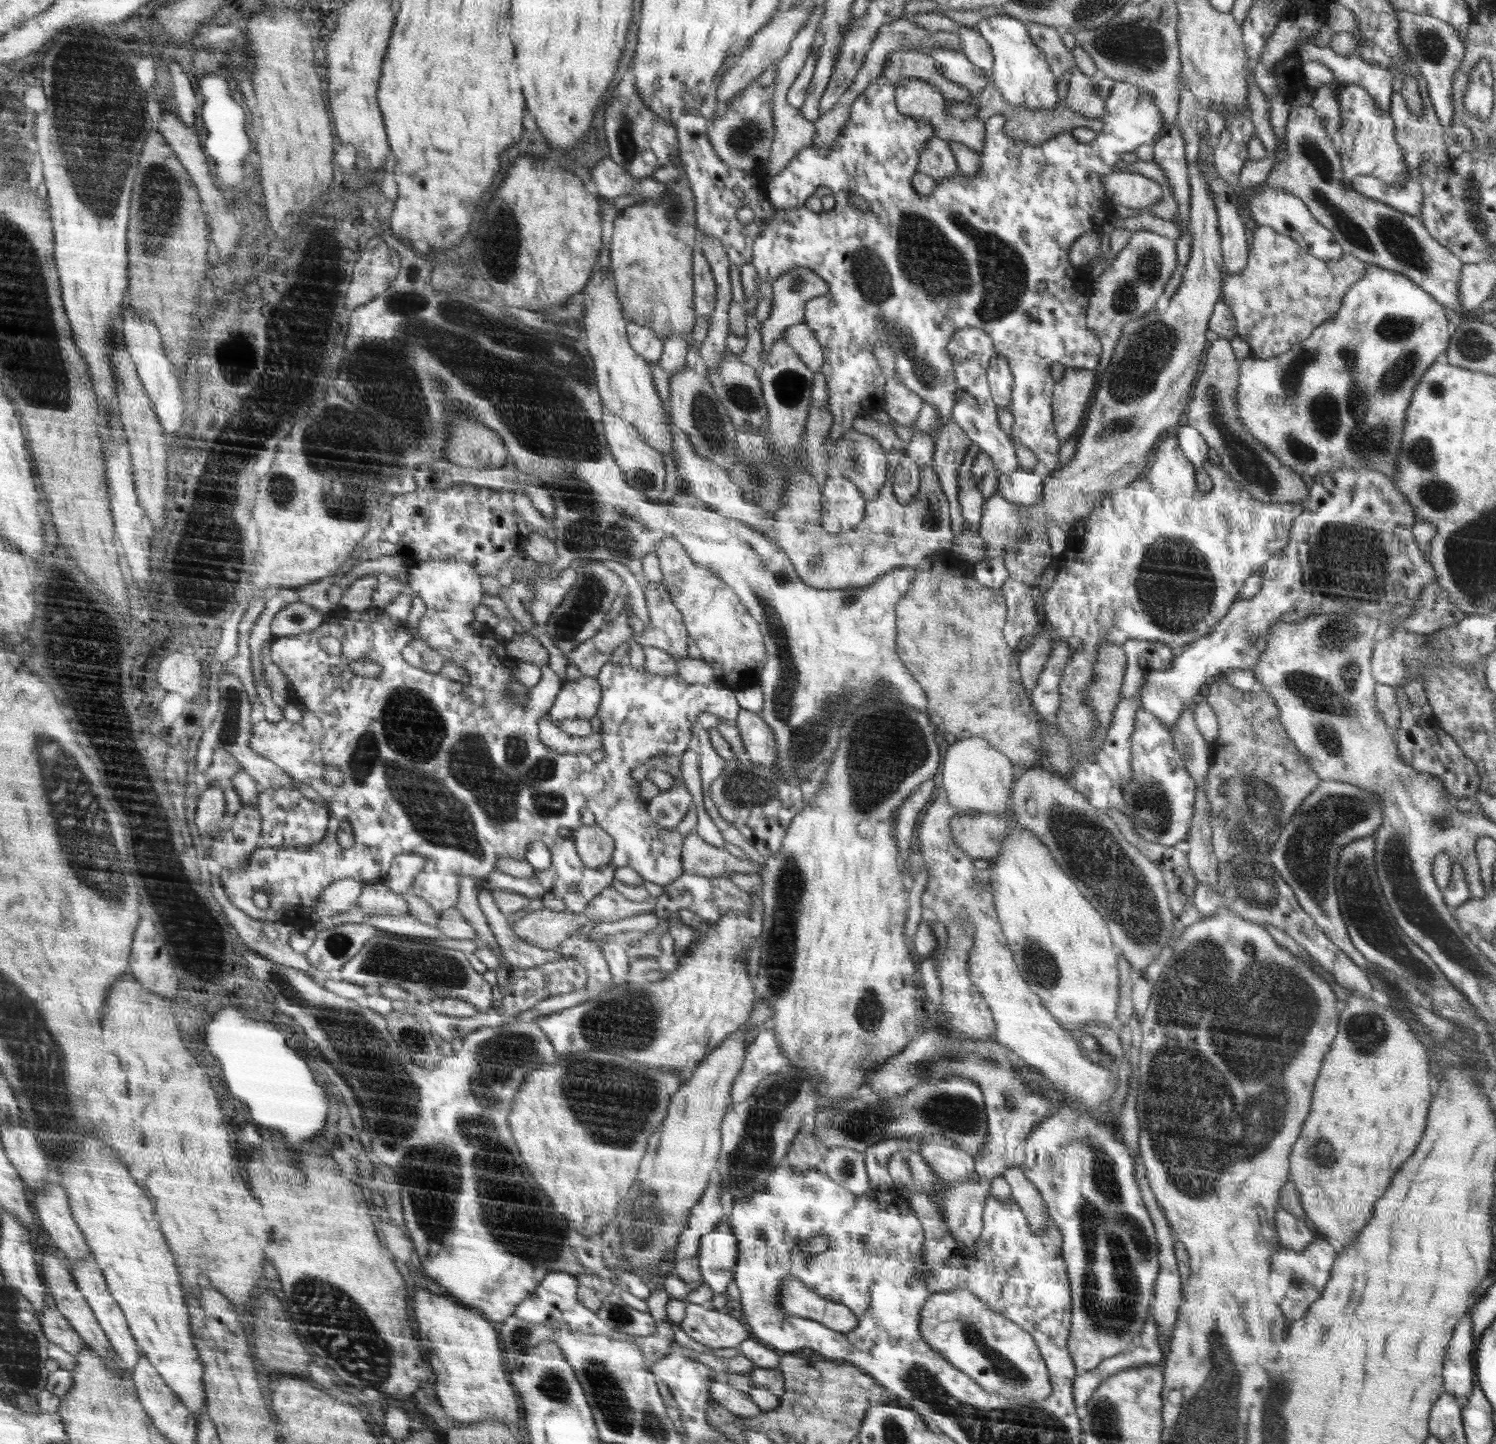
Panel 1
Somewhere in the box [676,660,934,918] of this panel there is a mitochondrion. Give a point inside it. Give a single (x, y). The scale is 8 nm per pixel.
(887, 746)

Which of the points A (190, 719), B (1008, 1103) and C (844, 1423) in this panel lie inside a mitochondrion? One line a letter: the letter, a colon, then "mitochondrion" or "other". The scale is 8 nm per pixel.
A: other
B: mitochondrion
C: other

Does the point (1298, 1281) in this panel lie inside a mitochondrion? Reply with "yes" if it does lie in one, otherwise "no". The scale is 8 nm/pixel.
yes

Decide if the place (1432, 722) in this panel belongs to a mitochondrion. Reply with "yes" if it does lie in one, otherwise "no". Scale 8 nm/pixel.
no

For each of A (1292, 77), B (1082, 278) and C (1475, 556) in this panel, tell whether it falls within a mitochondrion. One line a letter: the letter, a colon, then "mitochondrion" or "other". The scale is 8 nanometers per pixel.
A: other
B: other
C: mitochondrion

